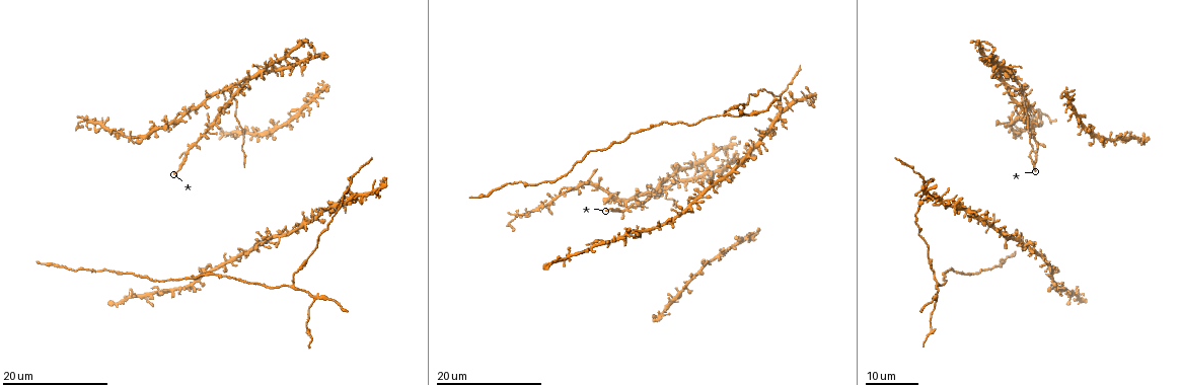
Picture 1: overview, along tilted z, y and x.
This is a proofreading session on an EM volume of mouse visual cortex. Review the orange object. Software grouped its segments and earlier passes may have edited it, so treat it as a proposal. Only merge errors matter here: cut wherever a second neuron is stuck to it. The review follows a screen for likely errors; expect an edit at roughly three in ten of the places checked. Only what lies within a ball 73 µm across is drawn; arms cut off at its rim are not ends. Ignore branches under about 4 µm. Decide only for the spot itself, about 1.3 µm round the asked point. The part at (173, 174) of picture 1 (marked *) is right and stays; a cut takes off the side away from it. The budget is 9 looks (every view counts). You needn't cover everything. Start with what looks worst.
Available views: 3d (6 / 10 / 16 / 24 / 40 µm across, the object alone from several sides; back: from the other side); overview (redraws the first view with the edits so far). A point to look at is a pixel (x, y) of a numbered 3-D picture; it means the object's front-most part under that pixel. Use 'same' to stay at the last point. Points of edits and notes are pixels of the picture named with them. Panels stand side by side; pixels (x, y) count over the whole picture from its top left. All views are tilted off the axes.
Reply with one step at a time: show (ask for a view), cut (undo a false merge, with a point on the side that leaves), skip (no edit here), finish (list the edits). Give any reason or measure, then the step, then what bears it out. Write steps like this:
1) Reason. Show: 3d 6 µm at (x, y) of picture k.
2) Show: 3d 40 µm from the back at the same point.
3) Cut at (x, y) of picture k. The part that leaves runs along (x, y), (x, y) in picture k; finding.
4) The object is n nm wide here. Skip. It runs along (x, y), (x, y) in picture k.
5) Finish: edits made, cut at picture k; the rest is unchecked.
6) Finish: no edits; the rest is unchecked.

Four-way junction. Show: 3d 16 µm at (746, 116) of picture 1.

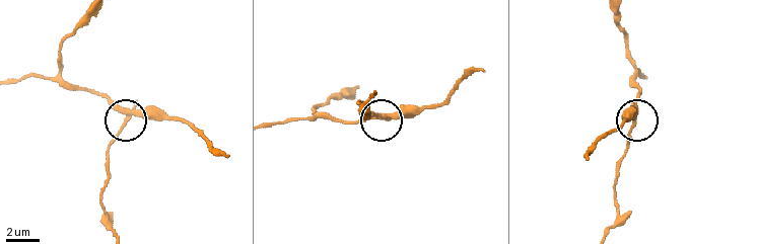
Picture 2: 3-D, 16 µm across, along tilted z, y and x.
Zoom in. Show: 3d 6 µm at (129, 116) of picture 2.

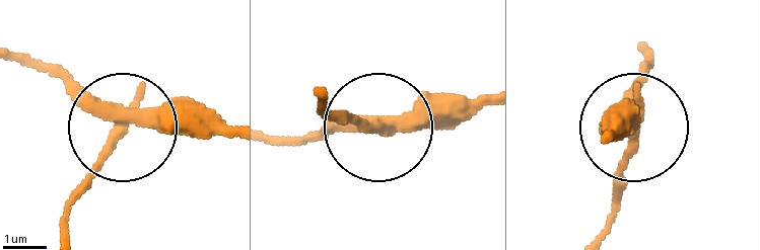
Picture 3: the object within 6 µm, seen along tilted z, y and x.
Cut at (93, 175) of picture 3. The part that leaves runs along (124, 127), (70, 233) in picture 3; two neurons meet here.

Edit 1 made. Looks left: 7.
Show: 3d 16 µm at (937, 284) of picture 1.

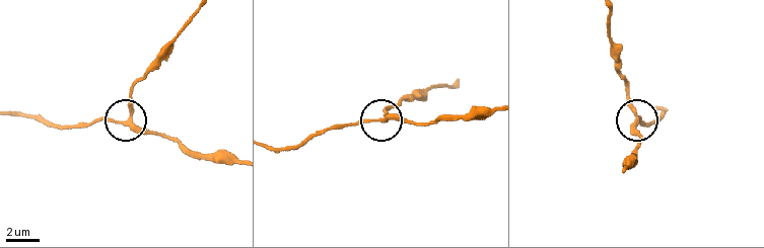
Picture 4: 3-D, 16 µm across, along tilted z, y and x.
Show: 3d 10 µm at (385, 118) of picture 4.

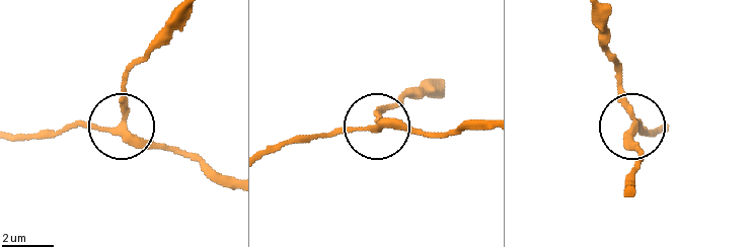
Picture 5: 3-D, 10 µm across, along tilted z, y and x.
Skip. It runs along (598, 15), (598, 40), (618, 71), (637, 156) in picture 5; all the same neuron.

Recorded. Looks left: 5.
Side arm on a straight run. Show: 3d 16 µm at (1007, 66) of picture 1.

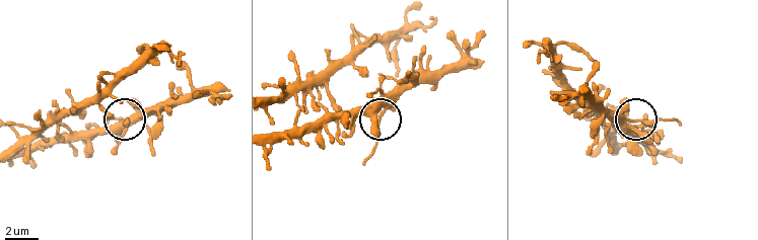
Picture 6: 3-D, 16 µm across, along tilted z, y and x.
Show: 3d 10 µm at (378, 119) of picture 6.

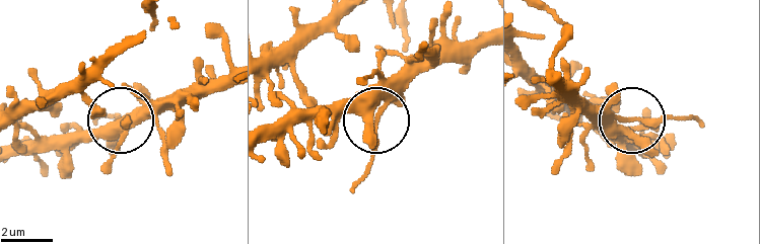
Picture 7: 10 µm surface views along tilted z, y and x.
The object is 270 nm wide here. Skip. It runs along (640, 156), (620, 138), (627, 120), (578, 109) in picture 7; continuous, no second neuron.

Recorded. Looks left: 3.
Four or more arms meet. Show: 3d 24 µm at (348, 200) of picture 1.

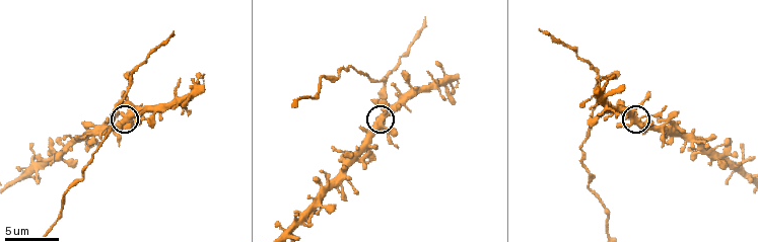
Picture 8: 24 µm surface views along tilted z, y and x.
Closer look. Show: 3d 10 µm at (123, 117) of picture 8.

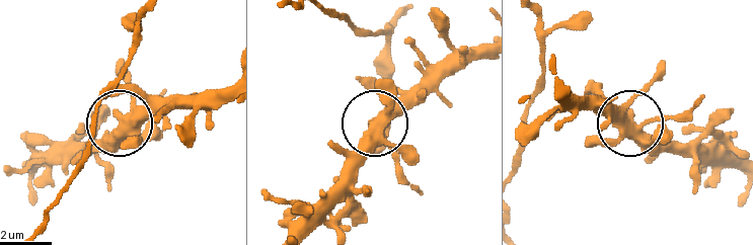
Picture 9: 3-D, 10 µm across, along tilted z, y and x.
5 arms meet here. Skip. One neuron here.

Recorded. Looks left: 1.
Finish: edits made, cut at picture 3; the rest is unchecked.

